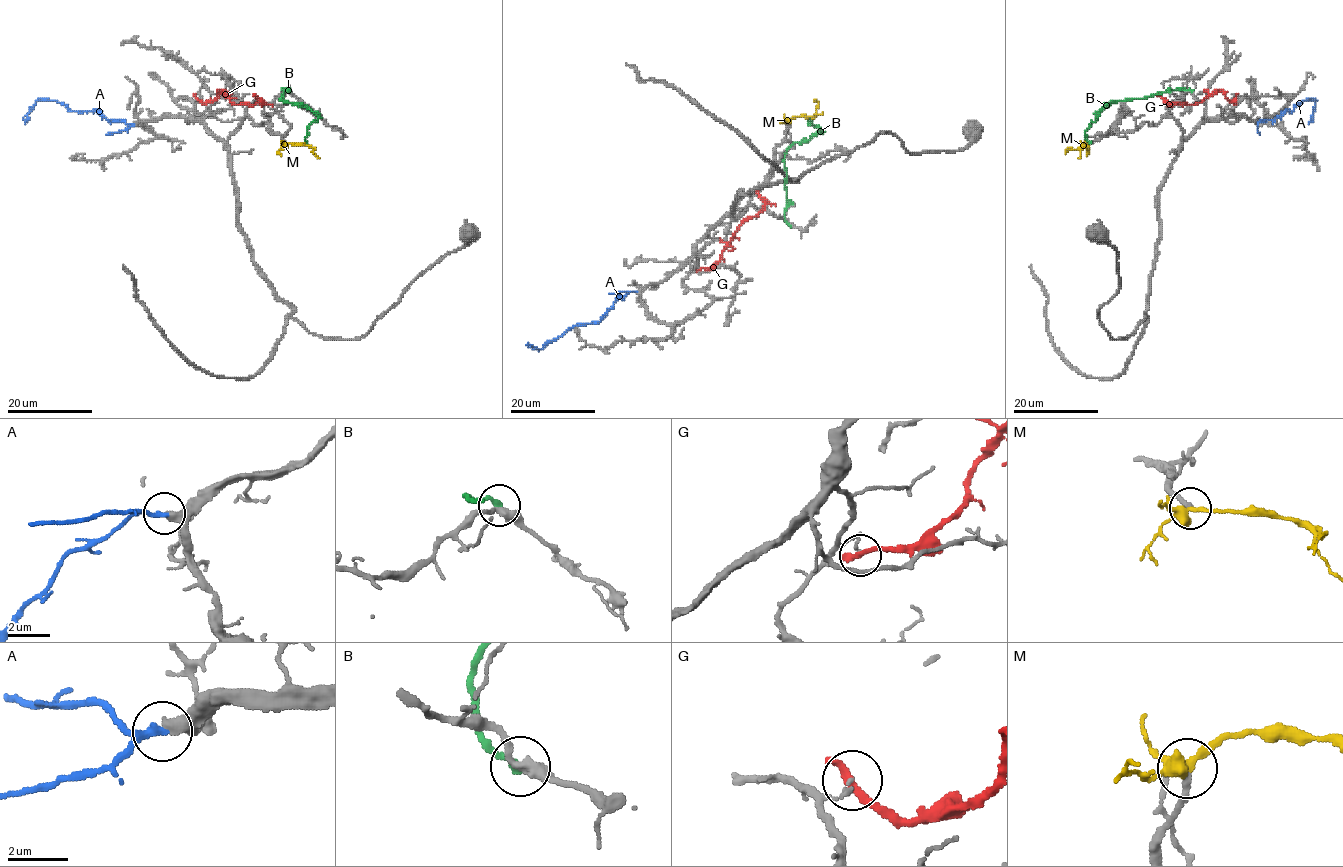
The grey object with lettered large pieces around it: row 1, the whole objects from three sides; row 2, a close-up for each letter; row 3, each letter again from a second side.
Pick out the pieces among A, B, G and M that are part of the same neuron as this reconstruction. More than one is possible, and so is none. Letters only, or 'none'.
A, M

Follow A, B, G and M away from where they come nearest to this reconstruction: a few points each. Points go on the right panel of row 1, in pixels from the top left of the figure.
A: (1257, 124), (1291, 111), (1301, 101), (1314, 100), (1314, 110), (1308, 123)
B: (1192, 90), (1180, 89), (1112, 101), (1085, 131), (1090, 142)
G: (1235, 98), (1232, 103), (1220, 90), (1194, 104), (1183, 105), (1166, 103), (1156, 94)
M: (1087, 143), (1068, 149), (1065, 153)

